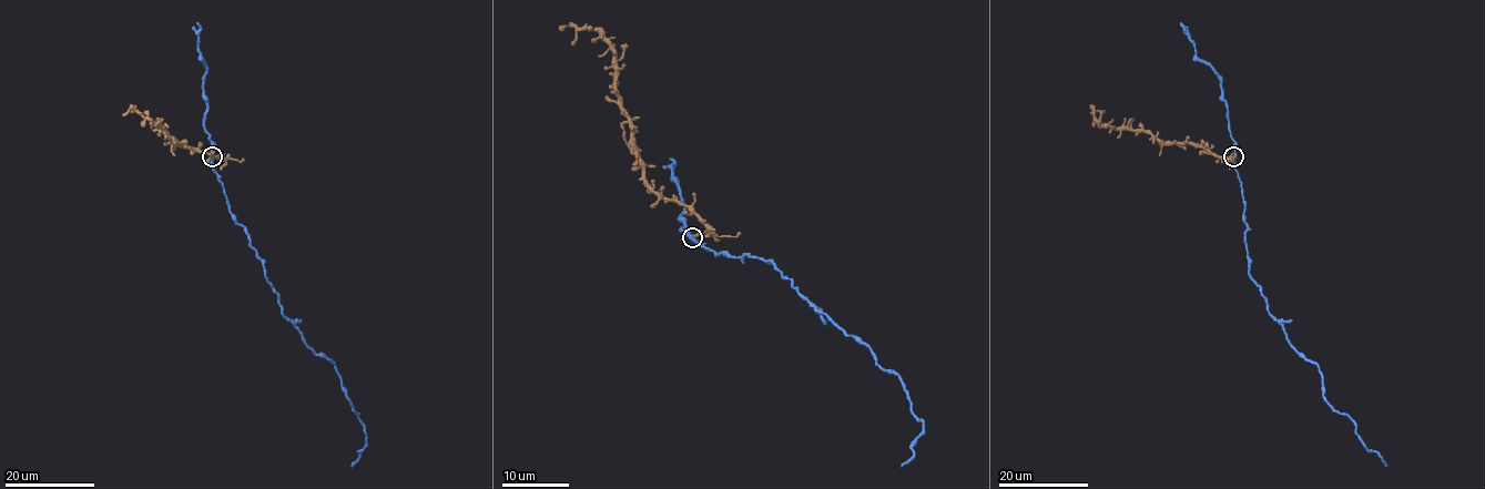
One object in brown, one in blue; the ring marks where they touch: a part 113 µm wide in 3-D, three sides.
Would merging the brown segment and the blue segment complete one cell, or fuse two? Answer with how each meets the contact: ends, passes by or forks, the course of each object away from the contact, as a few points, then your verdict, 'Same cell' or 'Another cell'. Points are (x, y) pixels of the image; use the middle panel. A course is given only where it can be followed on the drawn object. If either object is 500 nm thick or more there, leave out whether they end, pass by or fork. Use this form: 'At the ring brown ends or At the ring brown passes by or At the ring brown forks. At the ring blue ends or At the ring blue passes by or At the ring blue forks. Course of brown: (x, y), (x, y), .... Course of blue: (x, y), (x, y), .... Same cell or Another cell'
At the ring brown ends. At the ring blue passes by. Course of brown: (693, 237), (707, 227), (644, 179), (616, 89), (612, 47), (596, 30), (558, 28). Course of blue: (693, 237), (719, 254), (771, 261), (817, 311), (898, 377), (924, 430), (902, 466). Another cell

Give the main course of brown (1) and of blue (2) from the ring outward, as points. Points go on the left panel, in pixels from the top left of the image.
1: (212, 156), (221, 158), (173, 143), (171, 136), (132, 109), (122, 115)
2: (212, 156), (230, 212), (245, 228), (281, 313), (303, 340), (335, 366), (364, 427), (366, 444), (352, 467)

